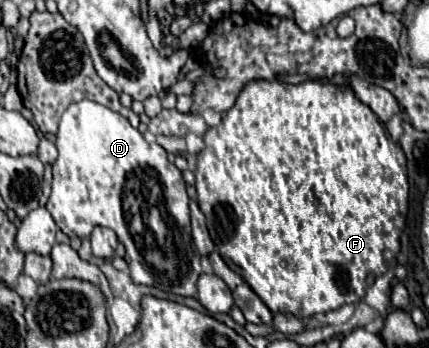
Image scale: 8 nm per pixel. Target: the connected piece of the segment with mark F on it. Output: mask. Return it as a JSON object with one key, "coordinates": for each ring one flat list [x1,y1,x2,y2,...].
{"coordinates":[[252,81,238,95,234,107,224,115,218,127,210,127,204,135,206,147,198,153,196,169,196,191,200,211,206,215,206,225,216,251,228,263,228,267,242,275,242,279,252,287,252,291,268,305,272,313,290,313,298,319,312,317,318,313,334,311,346,303,360,303,366,289,374,279,386,273,388,263,400,251,400,233,404,231,404,215,398,207,398,191,408,191,406,179,406,157,402,147,388,136,382,121,364,105,350,87,324,85,318,81,306,81,300,85,288,85,280,81]]}

